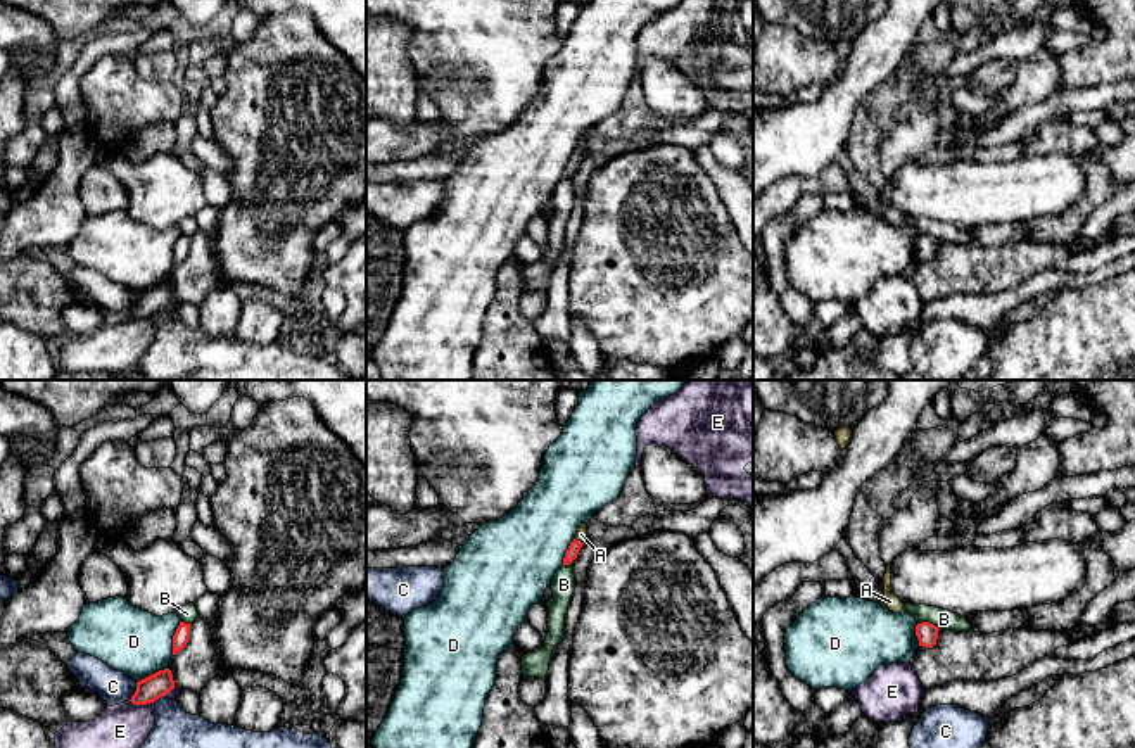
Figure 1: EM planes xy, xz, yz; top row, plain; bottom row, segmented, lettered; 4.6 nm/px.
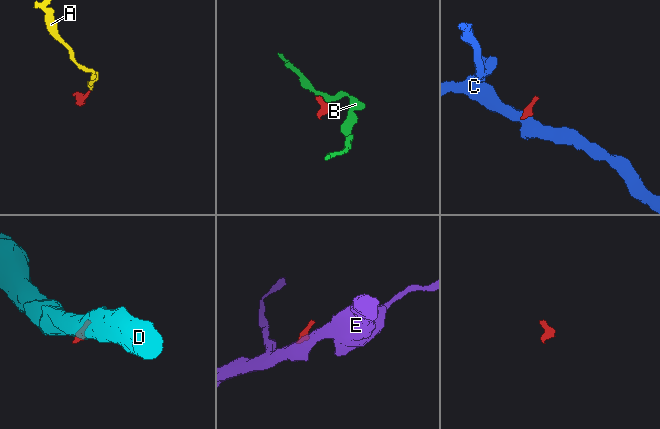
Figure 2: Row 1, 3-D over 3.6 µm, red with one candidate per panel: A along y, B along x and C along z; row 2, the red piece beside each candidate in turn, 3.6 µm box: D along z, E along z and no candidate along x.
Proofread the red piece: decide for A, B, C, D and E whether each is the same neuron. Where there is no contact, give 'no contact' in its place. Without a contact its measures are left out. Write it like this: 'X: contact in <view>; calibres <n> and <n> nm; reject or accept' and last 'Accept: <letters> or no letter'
A: contact in xz; calibres 60 and 50 nm; accept
B: contact in yz; calibres 100 and 100 nm; reject
C: contact in xy; calibres 120 and 160 nm; reject
D: contact in xy; calibres 70 and 300 nm; reject
E: contact in xy; calibres 120 and 200 nm; reject
Accept: A

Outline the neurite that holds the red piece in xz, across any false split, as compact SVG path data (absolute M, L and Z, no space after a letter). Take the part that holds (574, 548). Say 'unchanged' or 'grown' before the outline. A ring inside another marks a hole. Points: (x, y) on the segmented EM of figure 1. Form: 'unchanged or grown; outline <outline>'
grown; outline M582 523L577 529L575 539L570 542L565 553L563 565L570 565L577 558L584 542L587 542L587 523Z

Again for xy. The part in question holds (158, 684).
unchanged; outline M169 669L159 670L136 682L136 691L131 696L133 705L154 703L166 696L174 688L173 674Z

